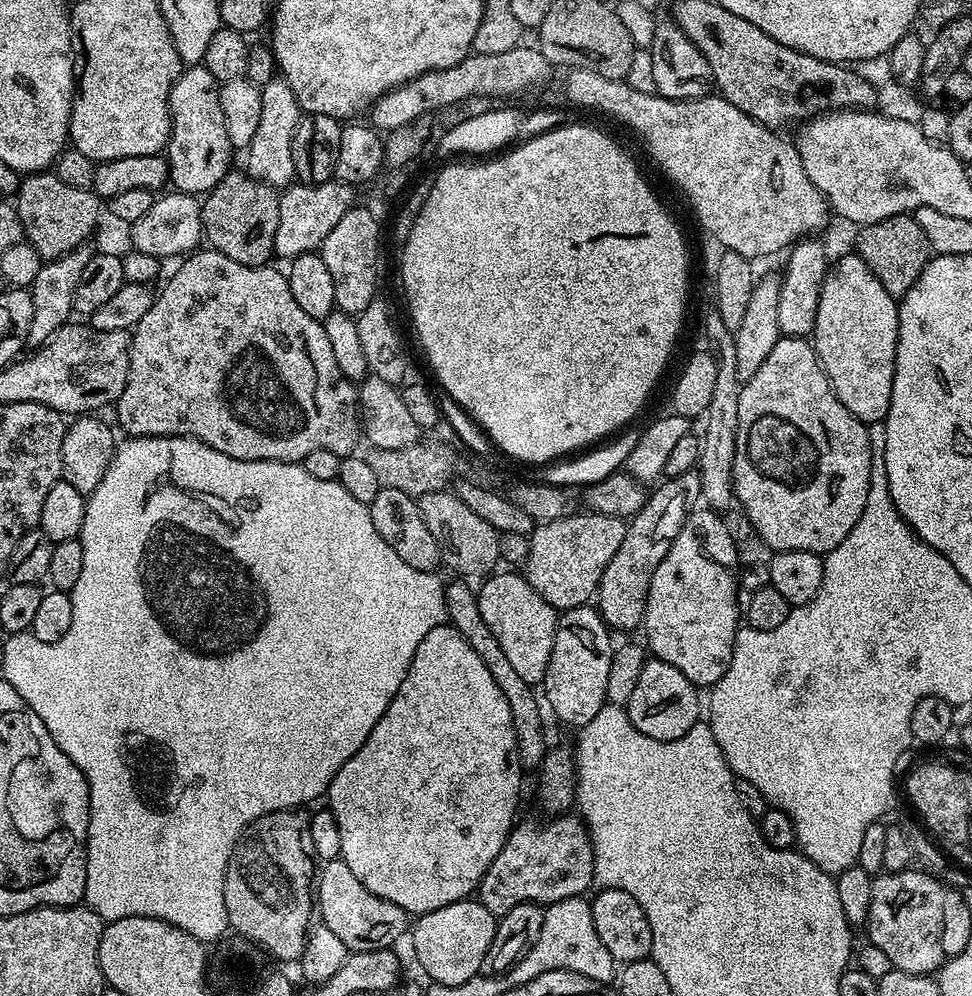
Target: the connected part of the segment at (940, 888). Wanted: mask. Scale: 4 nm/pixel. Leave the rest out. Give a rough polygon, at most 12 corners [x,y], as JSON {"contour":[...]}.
{"contour":[[933,873],[873,879],[866,940],[895,971],[926,976],[946,959]]}

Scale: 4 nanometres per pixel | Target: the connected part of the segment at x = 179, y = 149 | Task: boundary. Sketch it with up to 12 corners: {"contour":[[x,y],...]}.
{"contour":[[188,66],[168,99],[168,179],[206,194],[233,167],[220,84]]}

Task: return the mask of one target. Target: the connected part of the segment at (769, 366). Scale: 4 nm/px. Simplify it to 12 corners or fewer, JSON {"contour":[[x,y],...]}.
{"contour":[[799,336],[738,398],[732,491],[776,552],[854,530],[872,443]]}

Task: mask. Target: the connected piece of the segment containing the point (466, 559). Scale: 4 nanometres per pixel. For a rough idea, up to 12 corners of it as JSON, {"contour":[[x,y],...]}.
{"contour":[[455,491],[419,496],[445,565],[487,577],[501,533]]}

